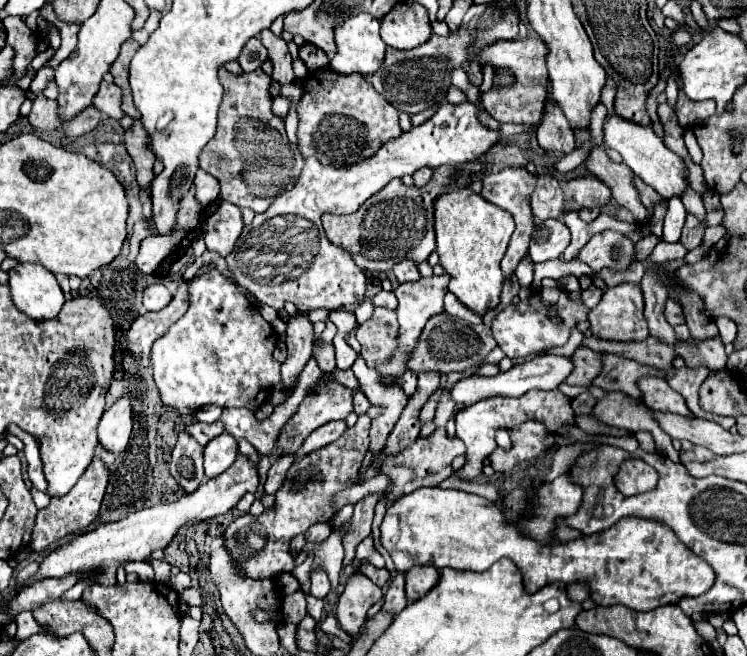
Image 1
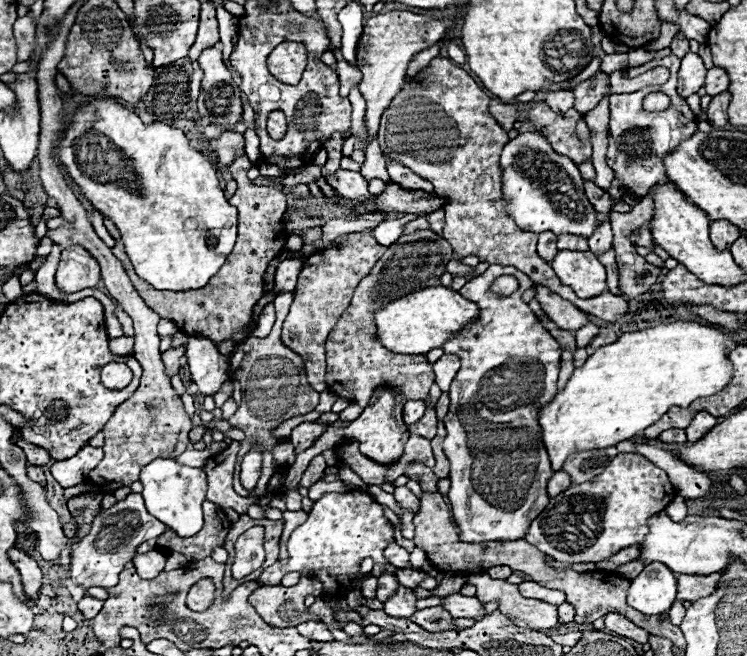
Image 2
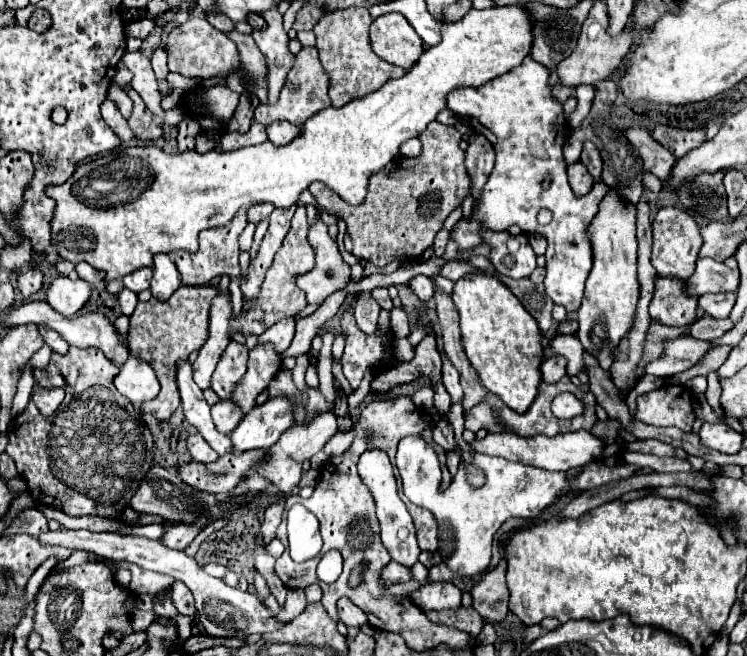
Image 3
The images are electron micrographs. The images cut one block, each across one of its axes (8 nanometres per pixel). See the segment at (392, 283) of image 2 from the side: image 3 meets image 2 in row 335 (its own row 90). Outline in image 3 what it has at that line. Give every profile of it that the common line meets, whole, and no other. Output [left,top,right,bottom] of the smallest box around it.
[314,8,406,106]

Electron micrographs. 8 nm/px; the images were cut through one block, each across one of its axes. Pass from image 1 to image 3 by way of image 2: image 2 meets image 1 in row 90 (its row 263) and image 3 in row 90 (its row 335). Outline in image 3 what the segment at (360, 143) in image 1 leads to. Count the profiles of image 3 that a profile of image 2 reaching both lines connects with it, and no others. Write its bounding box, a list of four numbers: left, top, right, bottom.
[254,48,330,126]

